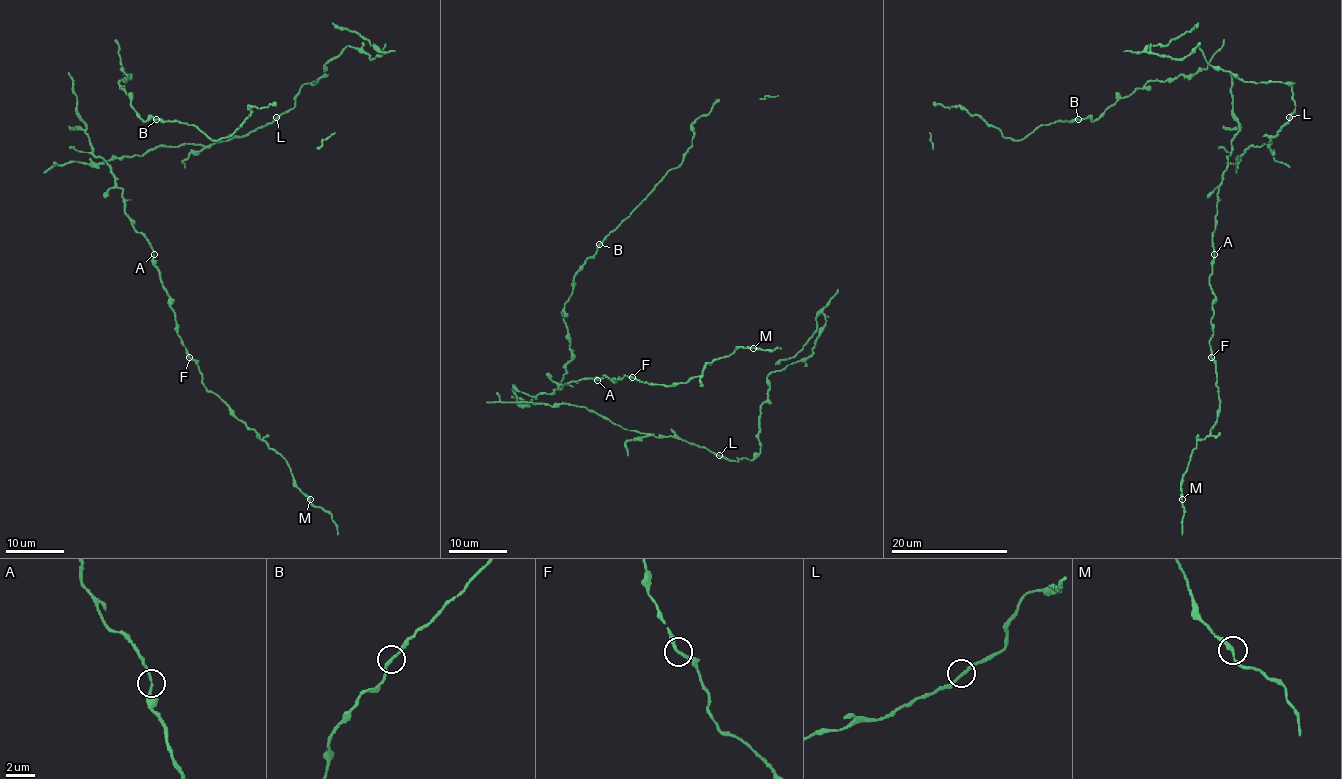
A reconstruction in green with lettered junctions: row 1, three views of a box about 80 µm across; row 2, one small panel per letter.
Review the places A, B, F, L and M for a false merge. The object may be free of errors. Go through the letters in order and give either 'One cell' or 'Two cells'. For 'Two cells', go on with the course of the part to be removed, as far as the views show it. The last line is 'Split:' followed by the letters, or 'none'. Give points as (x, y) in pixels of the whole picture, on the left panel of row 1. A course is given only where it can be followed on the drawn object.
A: One cell
B: One cell
F: One cell
L: One cell
M: One cell
Split: none

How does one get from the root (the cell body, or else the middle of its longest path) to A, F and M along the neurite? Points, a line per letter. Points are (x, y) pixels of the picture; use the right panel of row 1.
A: (1232, 146), (1217, 190), (1214, 253)
F: (1232, 146), (1217, 190), (1216, 228), (1213, 231), (1211, 357)
M: (1232, 146), (1217, 190), (1210, 277), (1214, 296), (1210, 345), (1220, 411), (1191, 454), (1182, 499)

